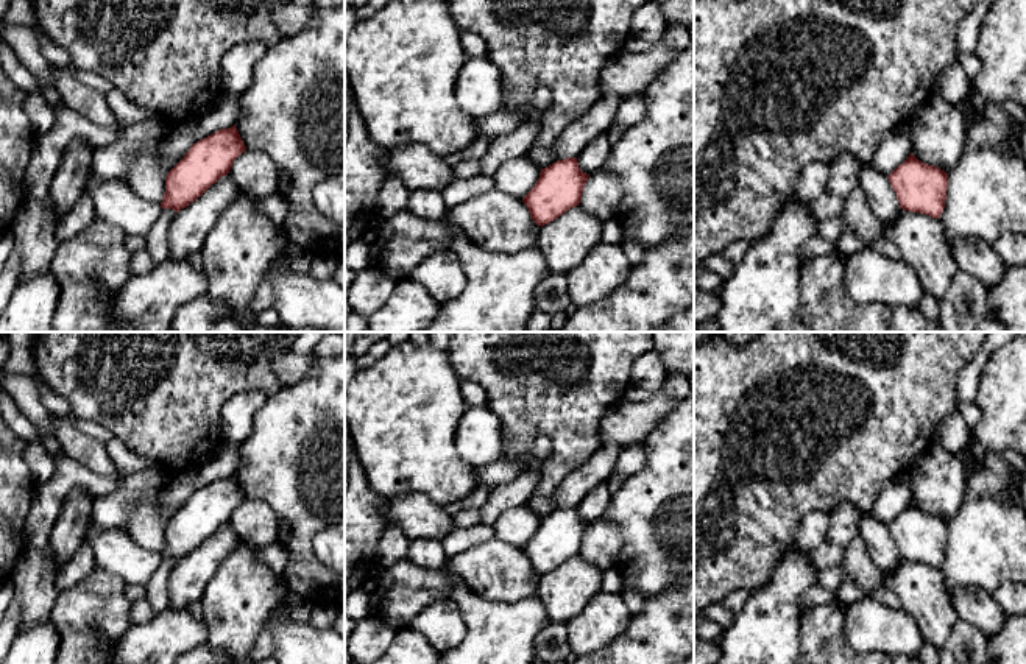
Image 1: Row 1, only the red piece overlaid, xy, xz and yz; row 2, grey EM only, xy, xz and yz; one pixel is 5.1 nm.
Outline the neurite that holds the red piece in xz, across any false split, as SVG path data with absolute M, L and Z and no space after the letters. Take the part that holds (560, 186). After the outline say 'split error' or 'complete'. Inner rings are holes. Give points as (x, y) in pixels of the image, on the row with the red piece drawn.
M577 157L557 161L541 168L532 190L522 198L532 220L544 226L582 201L589 175L578 168Z; complete

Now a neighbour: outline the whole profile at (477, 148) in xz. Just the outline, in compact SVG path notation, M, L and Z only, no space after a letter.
M479 136L471 145L463 150L465 161L482 159L491 142L491 137Z

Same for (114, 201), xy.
M87 175L84 195L92 201L97 218L117 226L128 237L147 237L162 207L133 192L120 176Z

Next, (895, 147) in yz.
M909 123L890 129L879 142L870 167L889 176L912 151Z

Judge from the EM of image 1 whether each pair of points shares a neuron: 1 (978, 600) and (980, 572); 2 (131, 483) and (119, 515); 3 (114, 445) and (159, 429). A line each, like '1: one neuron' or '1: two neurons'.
1: two neurons
2: one neuron
3: two neurons

